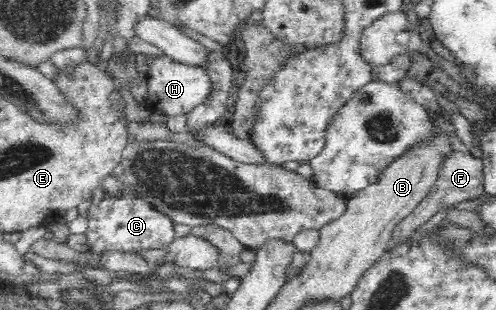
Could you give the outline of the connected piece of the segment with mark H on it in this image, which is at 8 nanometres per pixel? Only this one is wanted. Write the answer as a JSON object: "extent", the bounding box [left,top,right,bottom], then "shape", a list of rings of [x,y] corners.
{"extent":[143,54,211,117],"shape":[[[164,54],[159,57],[149,56],[146,61],[148,69],[147,87],[149,98],[143,105],[151,112],[160,111],[167,117],[187,114],[195,106],[207,101],[211,95],[211,80],[202,67],[183,65]]]}

